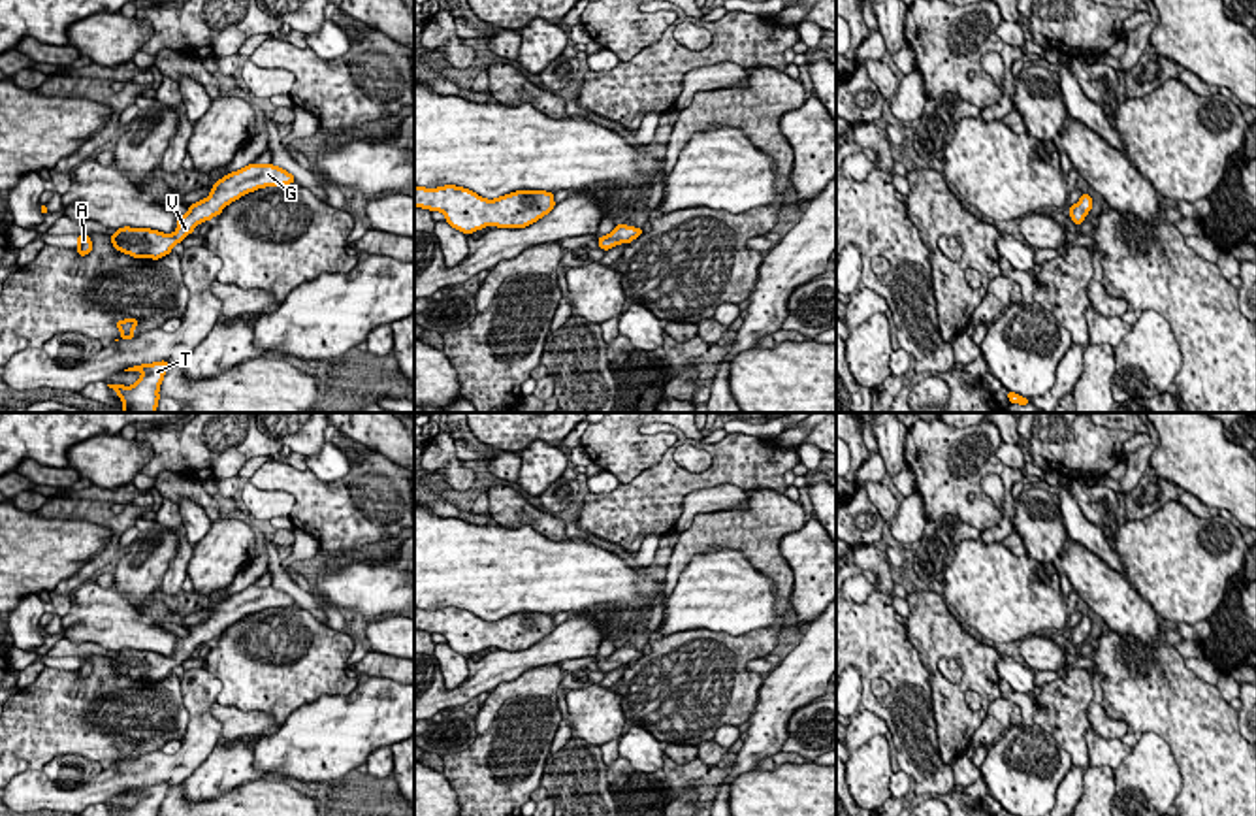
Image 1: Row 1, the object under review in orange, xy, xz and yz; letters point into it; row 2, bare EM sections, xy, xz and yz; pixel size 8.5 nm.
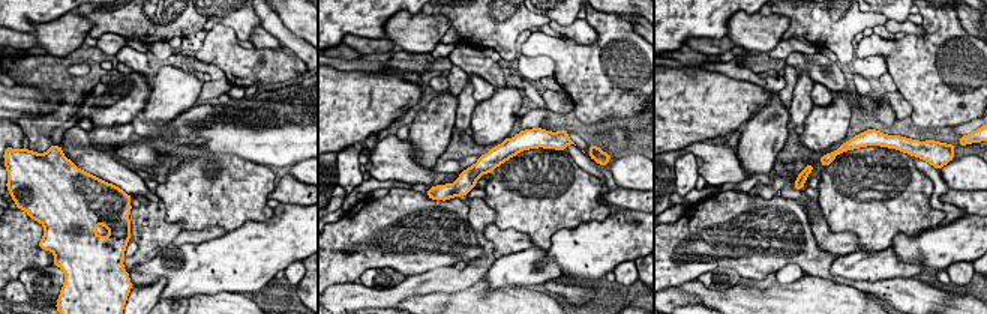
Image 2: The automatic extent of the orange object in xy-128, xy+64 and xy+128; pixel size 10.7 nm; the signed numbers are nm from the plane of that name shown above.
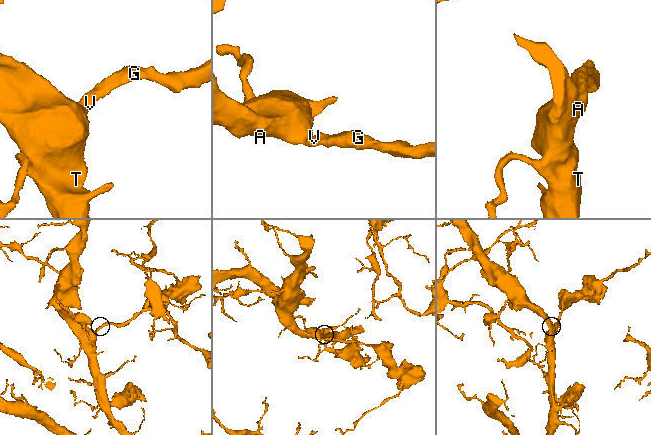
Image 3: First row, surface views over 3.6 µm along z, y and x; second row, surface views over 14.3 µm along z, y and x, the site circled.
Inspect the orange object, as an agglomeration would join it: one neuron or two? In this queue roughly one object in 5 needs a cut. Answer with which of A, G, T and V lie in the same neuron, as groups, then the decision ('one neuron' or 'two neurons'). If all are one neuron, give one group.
groups A G T V; one neuron

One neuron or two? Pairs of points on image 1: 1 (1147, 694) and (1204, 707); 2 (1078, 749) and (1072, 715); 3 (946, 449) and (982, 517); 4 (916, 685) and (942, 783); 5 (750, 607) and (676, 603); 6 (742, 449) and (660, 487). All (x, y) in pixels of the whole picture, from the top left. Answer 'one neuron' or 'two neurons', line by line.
1: one neuron
2: one neuron
3: one neuron
4: one neuron
5: one neuron
6: one neuron

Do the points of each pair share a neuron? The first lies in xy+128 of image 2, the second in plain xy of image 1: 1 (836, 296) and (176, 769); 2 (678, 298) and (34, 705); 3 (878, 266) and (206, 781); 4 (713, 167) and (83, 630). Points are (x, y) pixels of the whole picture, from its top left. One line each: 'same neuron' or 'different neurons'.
1: different neurons
2: different neurons
3: same neuron
4: same neuron

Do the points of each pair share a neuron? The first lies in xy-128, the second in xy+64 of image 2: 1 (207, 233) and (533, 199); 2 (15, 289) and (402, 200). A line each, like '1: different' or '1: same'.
1: different
2: different

